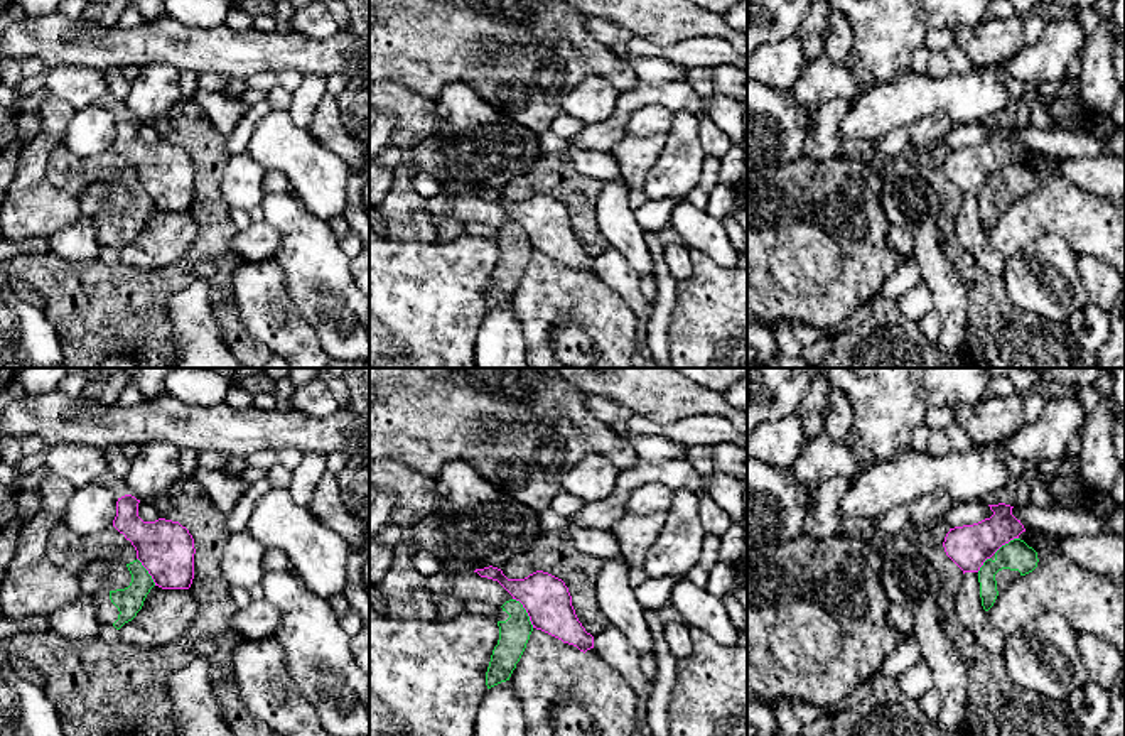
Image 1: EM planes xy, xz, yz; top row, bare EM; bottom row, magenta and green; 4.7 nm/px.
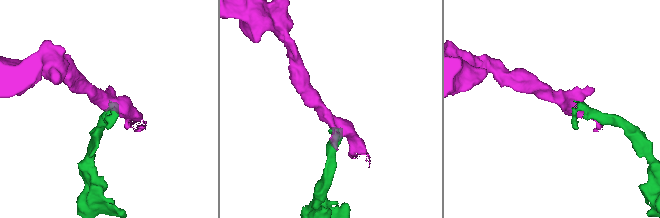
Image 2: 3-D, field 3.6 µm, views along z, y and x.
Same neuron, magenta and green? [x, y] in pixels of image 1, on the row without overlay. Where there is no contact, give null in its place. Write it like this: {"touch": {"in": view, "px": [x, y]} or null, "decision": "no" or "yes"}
{"touch": {"in": "xz", "px": [527, 233]}, "decision": "no"}

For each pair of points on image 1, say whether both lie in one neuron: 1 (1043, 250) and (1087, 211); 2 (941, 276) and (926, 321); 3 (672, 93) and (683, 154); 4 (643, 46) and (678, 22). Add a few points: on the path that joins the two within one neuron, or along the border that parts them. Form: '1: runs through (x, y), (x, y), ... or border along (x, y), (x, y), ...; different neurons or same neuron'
1: border along (1021, 248), (1043, 235), (1058, 235), (1078, 254); different neurons
2: border along (933, 308), (941, 323), (940, 345); different neurons
3: border along (675, 112), (694, 112), (699, 117); different neurons
4: border along (636, 36), (668, 48); different neurons

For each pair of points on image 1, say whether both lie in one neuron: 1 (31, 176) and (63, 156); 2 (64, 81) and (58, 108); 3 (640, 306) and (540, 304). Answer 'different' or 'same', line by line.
1: different
2: different
3: different

